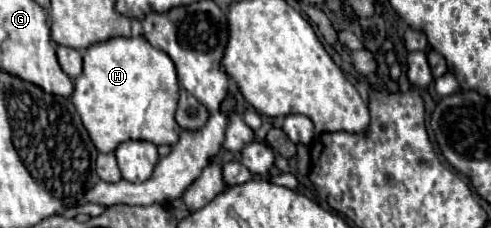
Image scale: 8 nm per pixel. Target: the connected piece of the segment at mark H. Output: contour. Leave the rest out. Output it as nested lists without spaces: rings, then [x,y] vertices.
[[[138,36],[138,38],[112,38],[100,44],[92,44],[82,52],[82,58],[84,58],[84,72],[74,80],[72,102],[98,152],[114,152],[116,146],[126,140],[148,140],[156,146],[160,144],[174,146],[174,142],[178,142],[182,128],[176,124],[174,112],[180,86],[176,78],[176,68],[166,52],[150,46],[150,42],[144,36]]]

